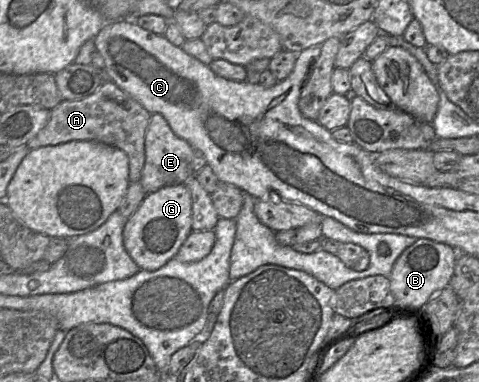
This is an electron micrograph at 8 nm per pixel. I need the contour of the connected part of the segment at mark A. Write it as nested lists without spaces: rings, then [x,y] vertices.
[[[104,82],[90,96],[81,100],[62,100],[50,110],[50,119],[26,145],[30,150],[44,146],[54,146],[70,141],[97,141],[123,150],[129,158],[129,180],[134,183],[140,180],[145,163],[145,134],[151,114],[136,100],[121,90],[113,82]]]

